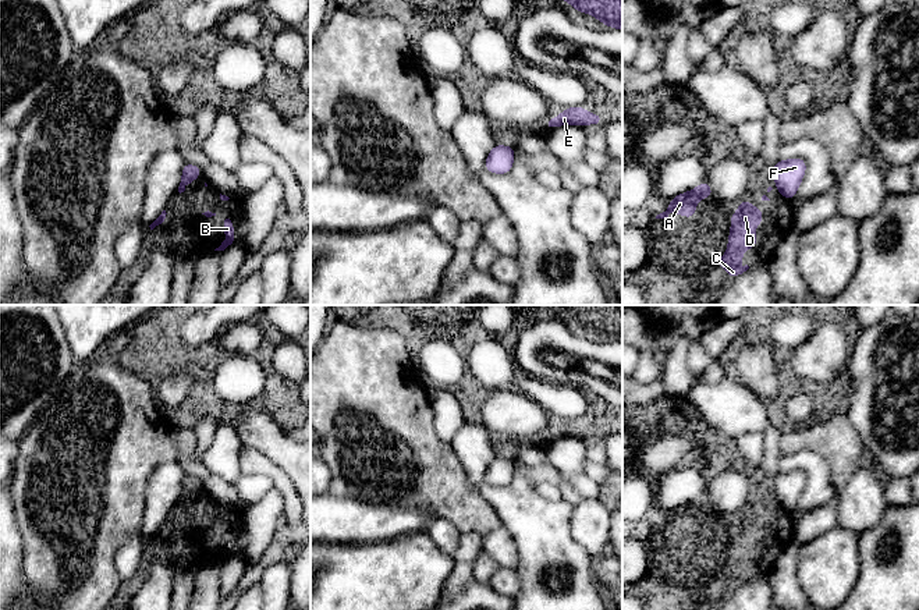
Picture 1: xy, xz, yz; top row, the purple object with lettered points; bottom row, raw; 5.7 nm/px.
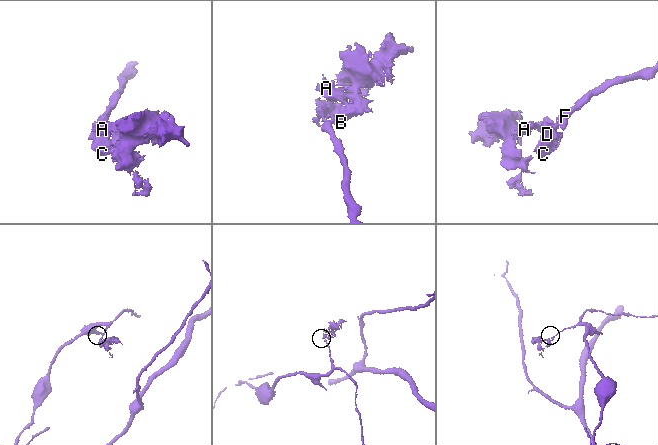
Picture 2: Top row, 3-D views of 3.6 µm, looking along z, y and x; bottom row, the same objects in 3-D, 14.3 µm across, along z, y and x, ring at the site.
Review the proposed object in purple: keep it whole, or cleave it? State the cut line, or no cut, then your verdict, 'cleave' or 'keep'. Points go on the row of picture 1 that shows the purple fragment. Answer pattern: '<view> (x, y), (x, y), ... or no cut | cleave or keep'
xy (178, 188), (184, 190) | cleave

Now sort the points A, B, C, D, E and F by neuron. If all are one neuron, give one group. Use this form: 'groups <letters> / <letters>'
groups A B C D E / F

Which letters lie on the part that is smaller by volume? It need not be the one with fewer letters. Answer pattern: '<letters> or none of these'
A, B, C, D, E

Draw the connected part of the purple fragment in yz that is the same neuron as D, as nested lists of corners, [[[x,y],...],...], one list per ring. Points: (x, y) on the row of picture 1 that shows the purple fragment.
[[[741,198],[735,202],[741,206],[738,213],[731,212],[731,233],[728,235],[728,248],[716,267],[724,267],[731,279],[742,274],[749,269],[742,263],[742,252],[749,248],[756,248],[757,241],[753,230],[760,224],[764,213],[762,209],[755,209],[752,202],[744,202]]]

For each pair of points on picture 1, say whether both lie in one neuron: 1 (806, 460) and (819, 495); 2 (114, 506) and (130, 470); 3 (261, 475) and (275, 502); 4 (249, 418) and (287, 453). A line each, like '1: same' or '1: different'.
1: same
2: same
3: different
4: same

